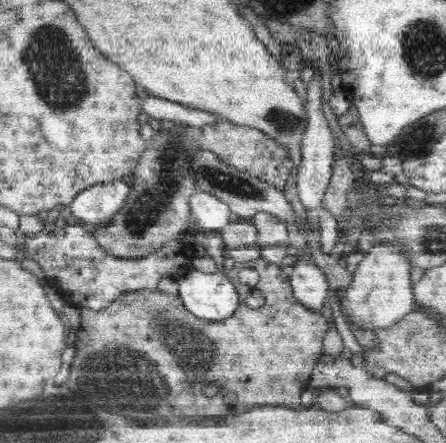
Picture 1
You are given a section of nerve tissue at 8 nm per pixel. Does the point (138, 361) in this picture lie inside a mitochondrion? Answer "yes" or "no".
yes

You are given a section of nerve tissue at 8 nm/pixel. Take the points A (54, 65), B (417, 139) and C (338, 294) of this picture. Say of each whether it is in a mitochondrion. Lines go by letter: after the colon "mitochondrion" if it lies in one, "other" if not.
A: mitochondrion
B: mitochondrion
C: other

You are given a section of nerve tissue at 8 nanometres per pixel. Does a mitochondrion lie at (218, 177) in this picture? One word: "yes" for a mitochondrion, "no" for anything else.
yes

